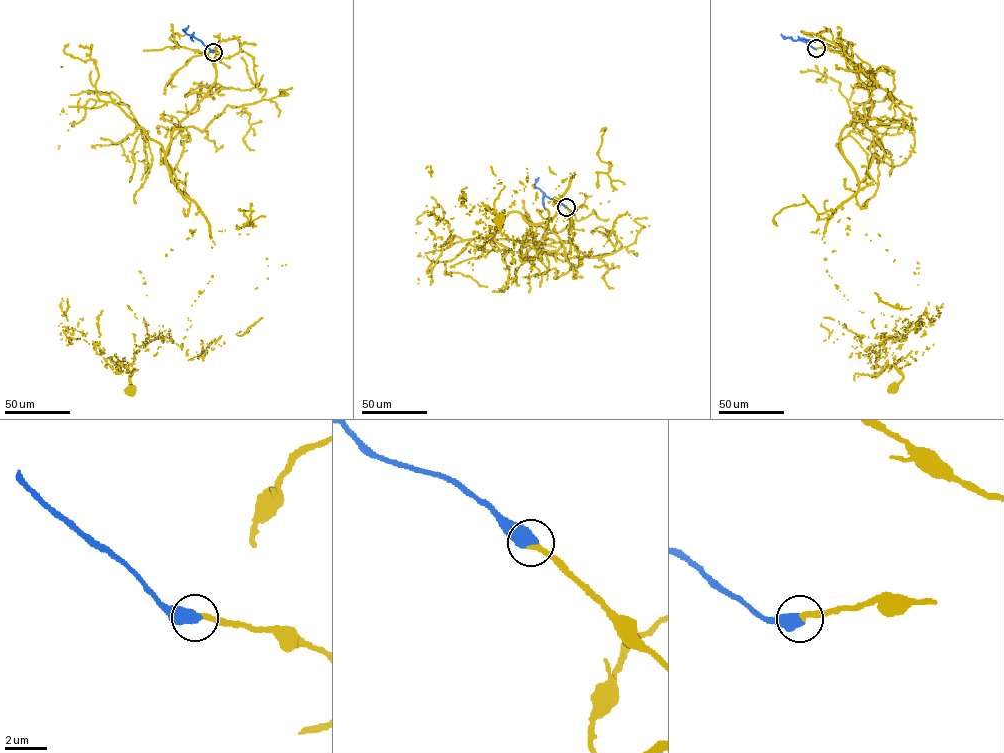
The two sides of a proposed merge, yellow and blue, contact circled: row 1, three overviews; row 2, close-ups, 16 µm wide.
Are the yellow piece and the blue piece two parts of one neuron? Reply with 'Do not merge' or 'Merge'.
Merge

